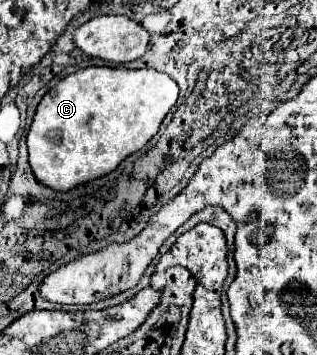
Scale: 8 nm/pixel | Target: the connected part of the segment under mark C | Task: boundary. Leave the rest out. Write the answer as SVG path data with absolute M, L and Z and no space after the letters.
M89 66L65 76L57 86L53 86L39 102L33 116L31 130L27 134L29 146L29 166L33 176L59 192L69 192L89 180L101 178L113 172L127 156L139 152L159 130L163 118L177 102L179 86L167 74L157 70L127 70L127 68L107 68Z

